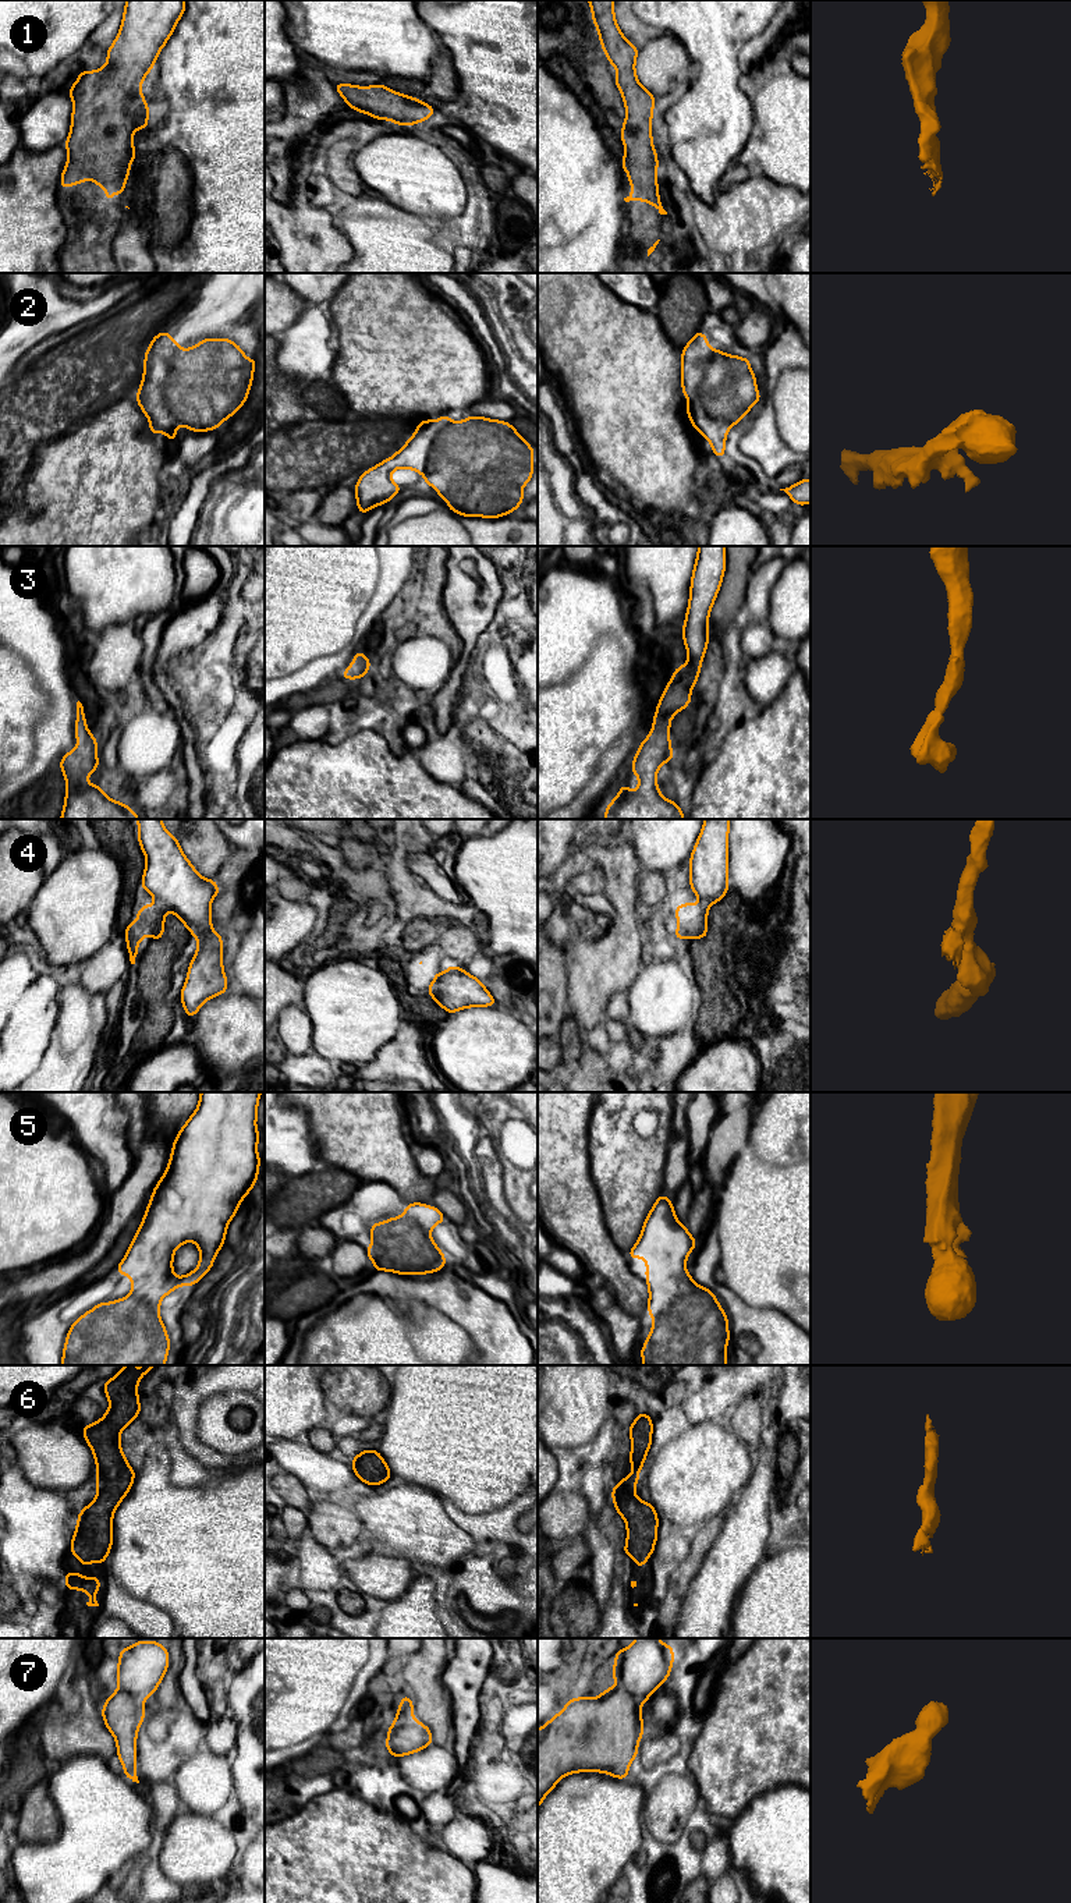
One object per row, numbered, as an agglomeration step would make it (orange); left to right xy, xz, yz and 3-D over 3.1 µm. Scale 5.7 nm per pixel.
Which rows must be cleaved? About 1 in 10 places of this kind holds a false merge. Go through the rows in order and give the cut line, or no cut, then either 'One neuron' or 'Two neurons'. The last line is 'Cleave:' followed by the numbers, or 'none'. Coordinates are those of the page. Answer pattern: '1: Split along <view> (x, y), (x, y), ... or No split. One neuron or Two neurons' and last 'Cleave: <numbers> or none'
1: No split. One neuron
2: No split. One neuron
3: No split. One neuron
4: Split along xy (156, 899), (167, 910). Two neurons
5: No split. One neuron
6: No split. One neuron
7: No split. One neuron
Cleave: 4

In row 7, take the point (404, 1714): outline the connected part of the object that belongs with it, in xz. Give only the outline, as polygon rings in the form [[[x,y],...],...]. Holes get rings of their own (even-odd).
[[[405,1693],[397,1716],[387,1730],[386,1748],[394,1758],[421,1751],[433,1743],[429,1727],[415,1721],[412,1712],[412,1700]]]

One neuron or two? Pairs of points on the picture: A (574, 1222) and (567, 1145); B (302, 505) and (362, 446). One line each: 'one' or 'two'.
A: one
B: two

